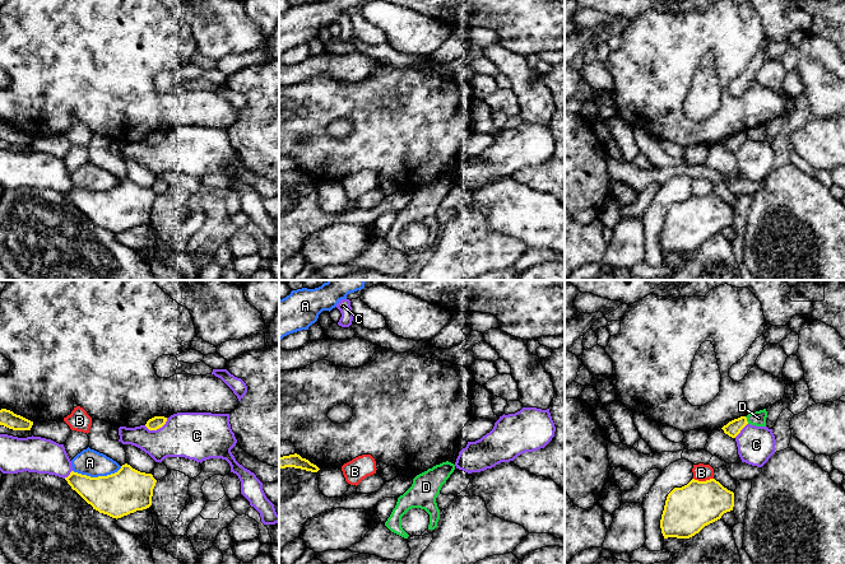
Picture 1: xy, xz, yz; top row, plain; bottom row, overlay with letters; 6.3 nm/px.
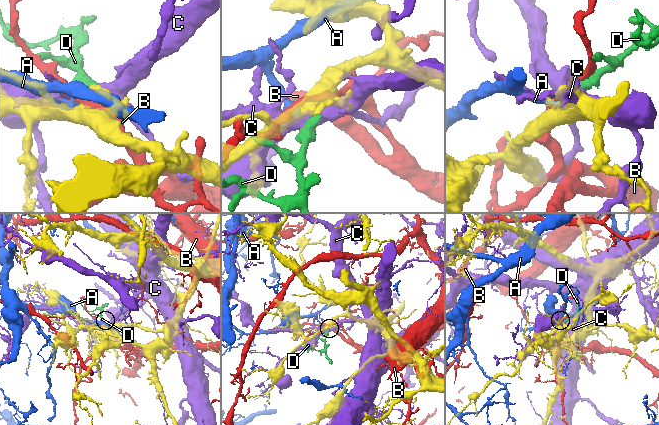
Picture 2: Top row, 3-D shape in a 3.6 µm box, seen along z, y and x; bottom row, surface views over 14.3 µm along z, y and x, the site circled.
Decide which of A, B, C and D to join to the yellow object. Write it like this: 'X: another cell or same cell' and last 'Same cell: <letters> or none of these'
A: another cell
B: another cell
C: another cell
D: another cell
Same cell: none of these

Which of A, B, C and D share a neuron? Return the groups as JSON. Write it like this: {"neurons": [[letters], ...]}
{"neurons": [["A"], ["B"], ["C"], ["D"]]}

